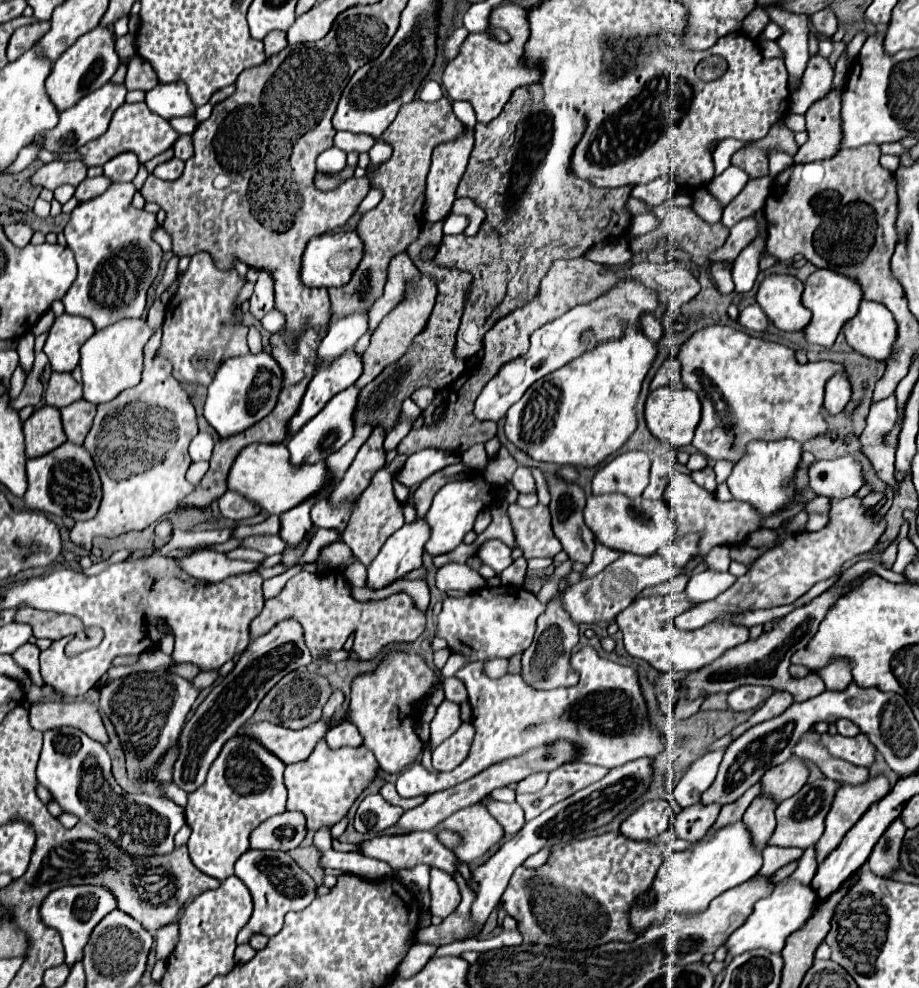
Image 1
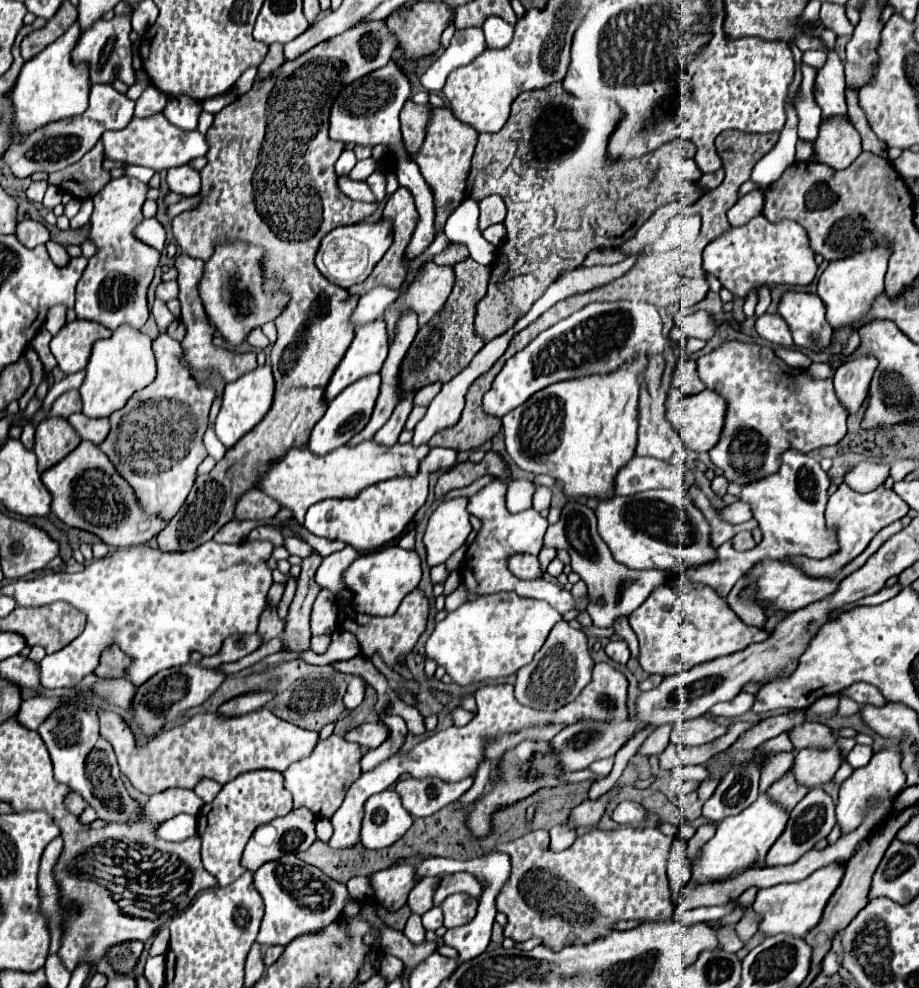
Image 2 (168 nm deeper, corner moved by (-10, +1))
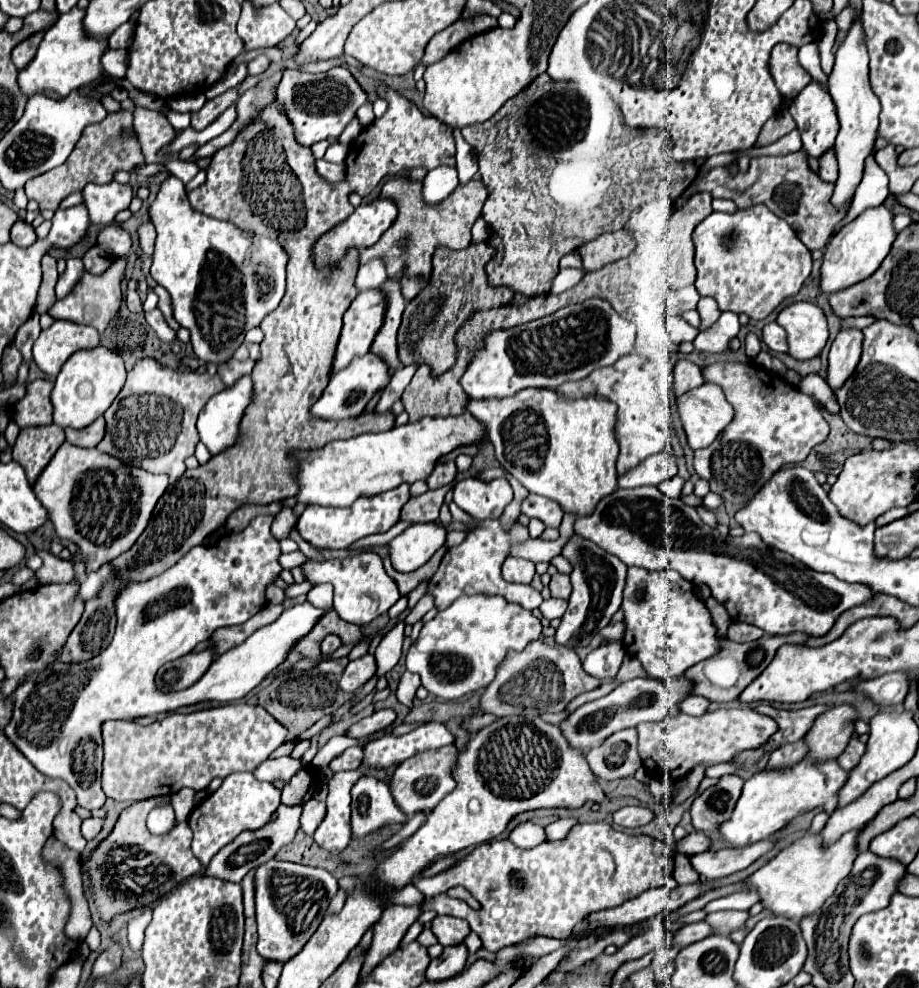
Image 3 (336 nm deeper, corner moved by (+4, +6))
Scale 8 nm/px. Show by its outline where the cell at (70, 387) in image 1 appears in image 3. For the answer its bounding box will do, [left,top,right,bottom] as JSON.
[9,379,53,429]

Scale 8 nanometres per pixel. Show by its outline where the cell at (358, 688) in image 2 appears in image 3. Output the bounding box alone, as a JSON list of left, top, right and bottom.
[339,653,375,693]

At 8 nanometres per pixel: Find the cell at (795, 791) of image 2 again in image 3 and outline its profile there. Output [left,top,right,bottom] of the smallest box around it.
[769,739,807,769]

